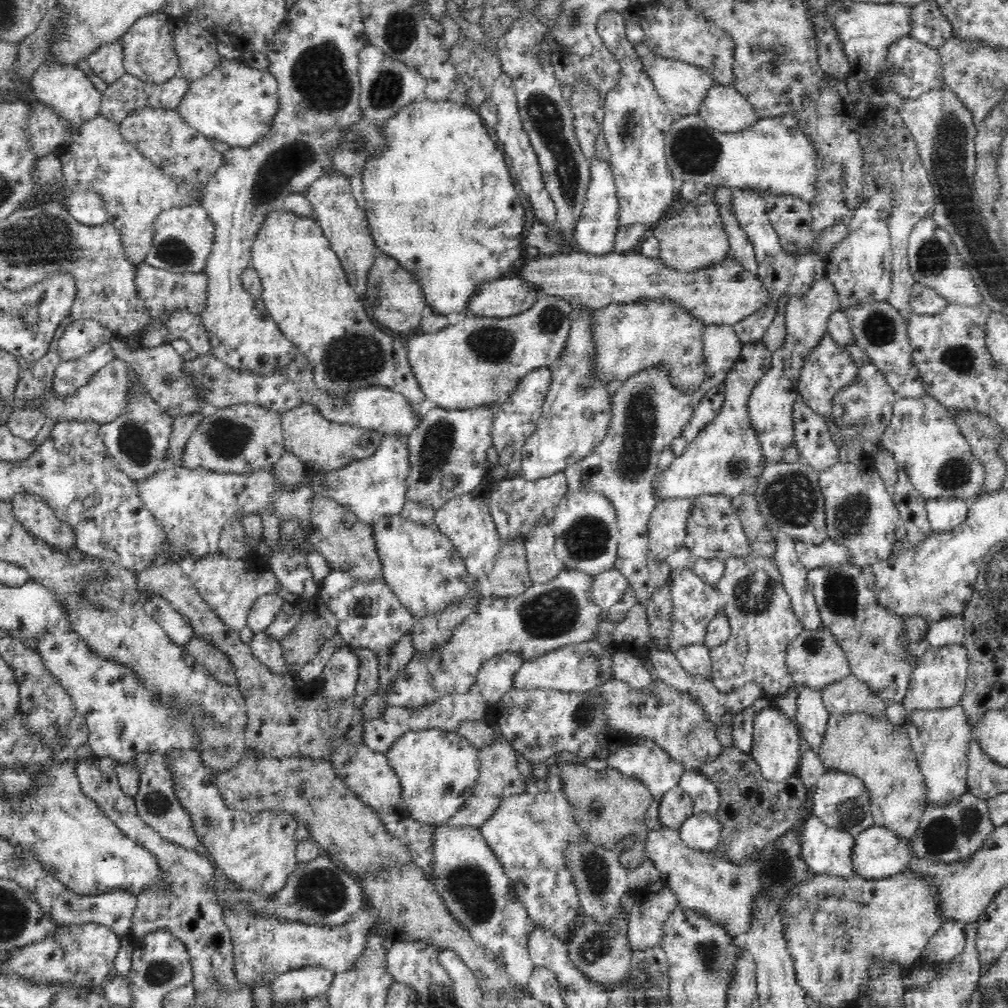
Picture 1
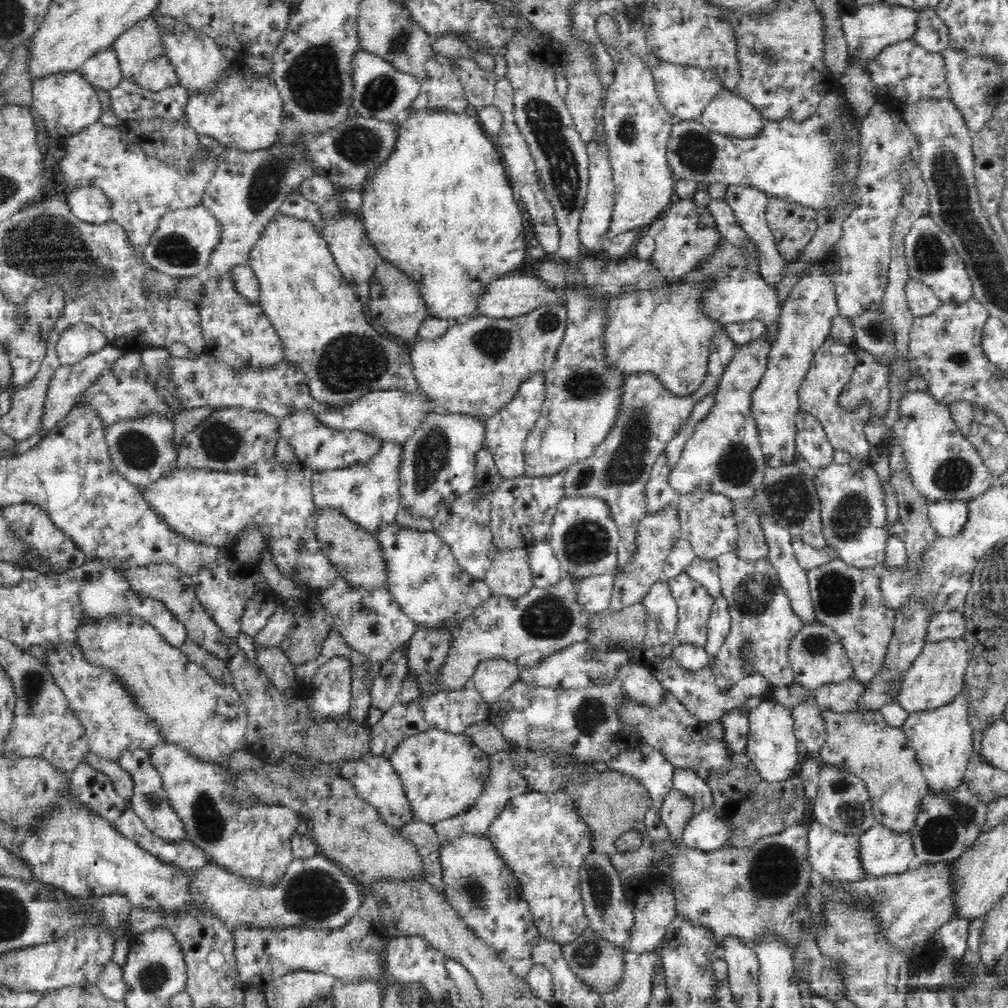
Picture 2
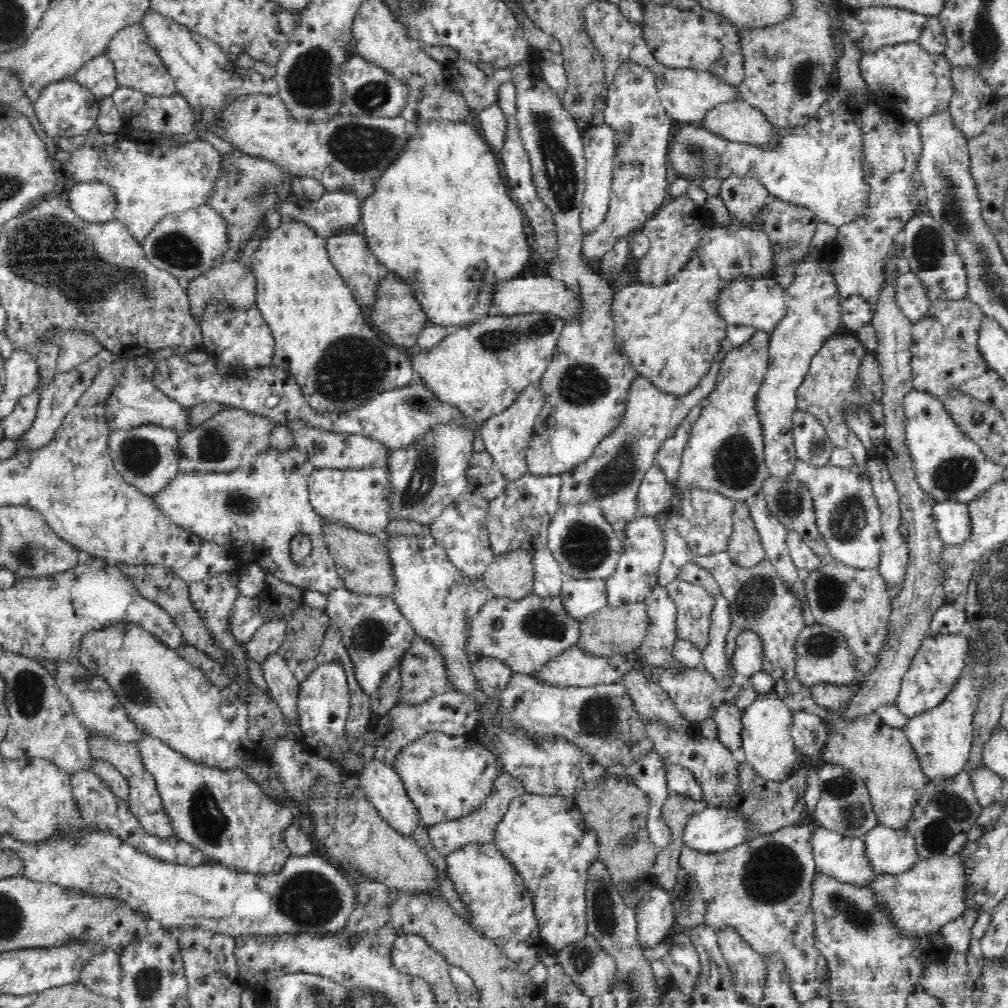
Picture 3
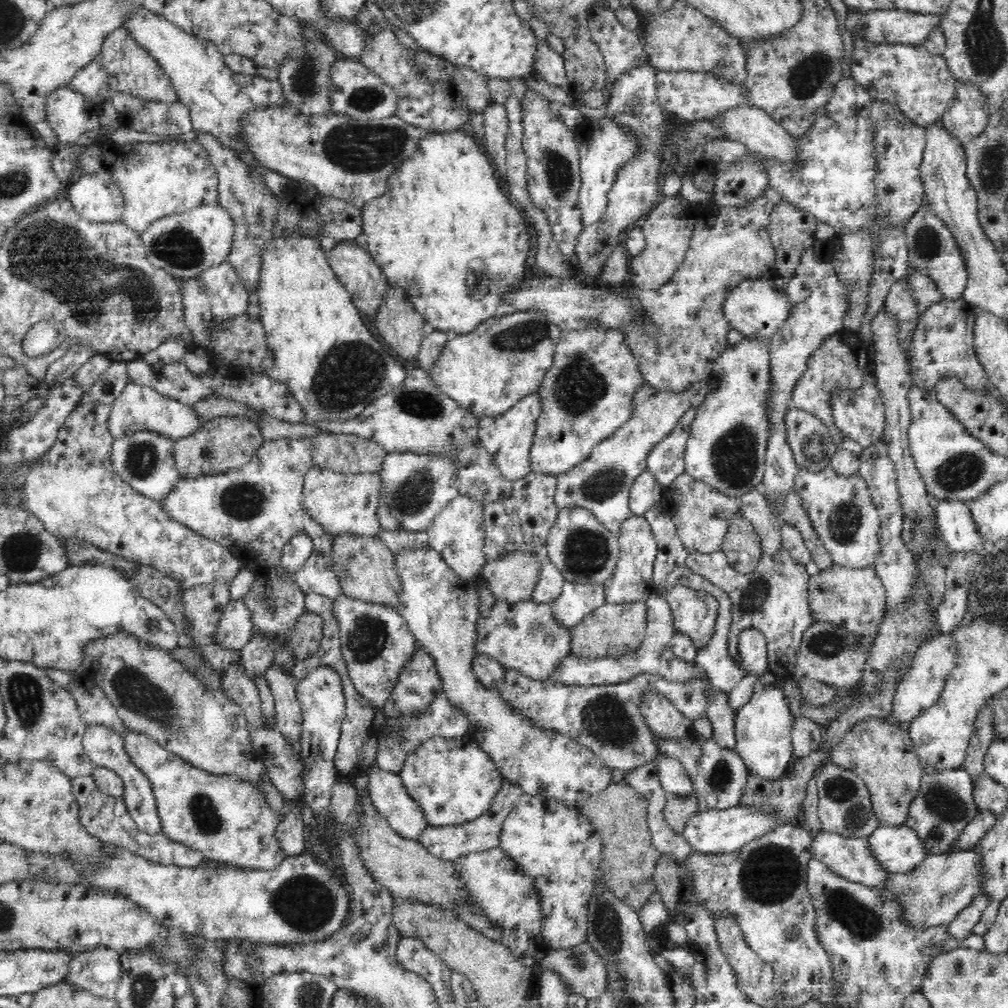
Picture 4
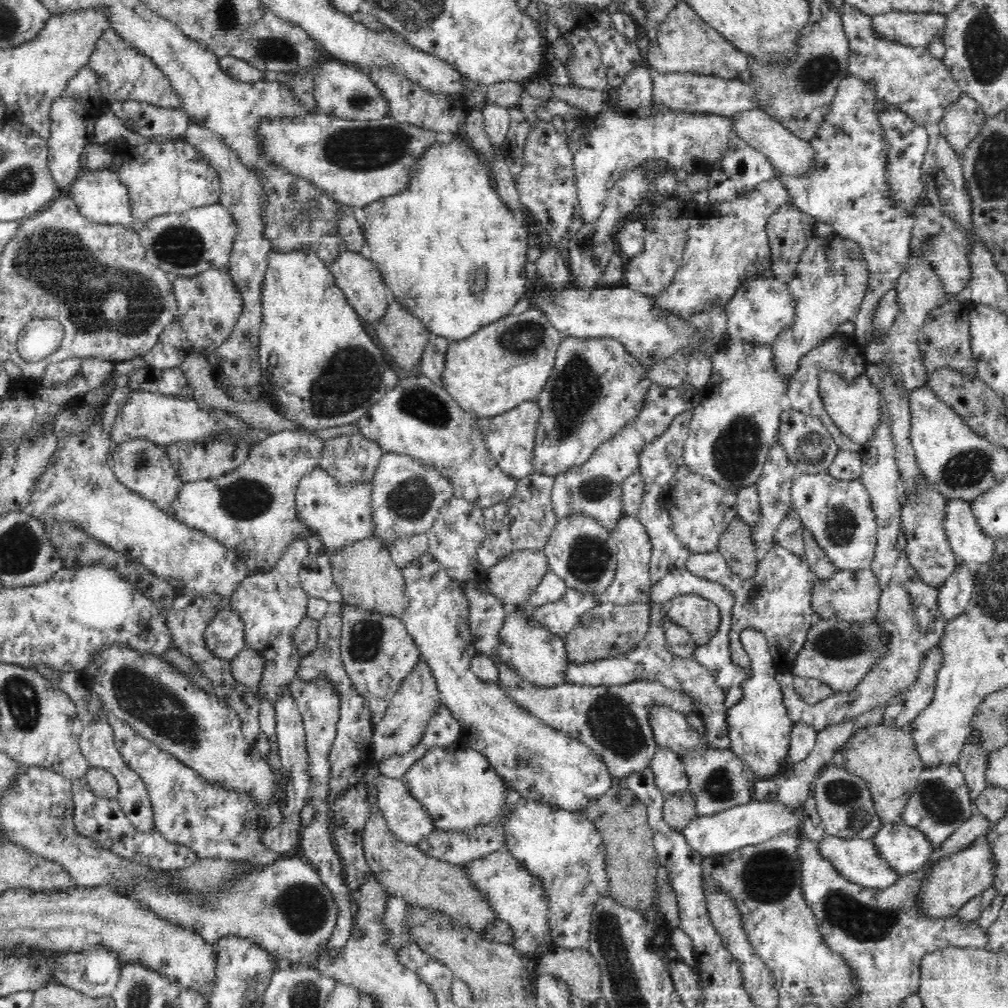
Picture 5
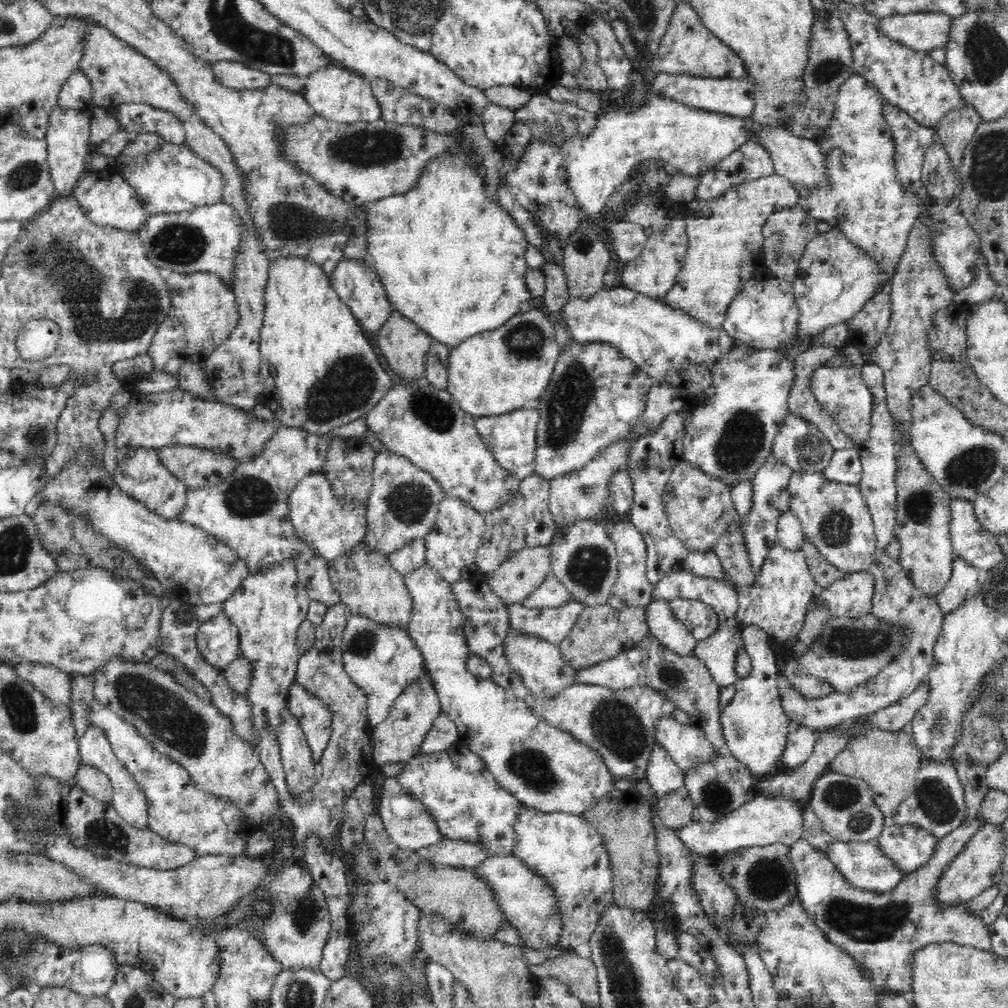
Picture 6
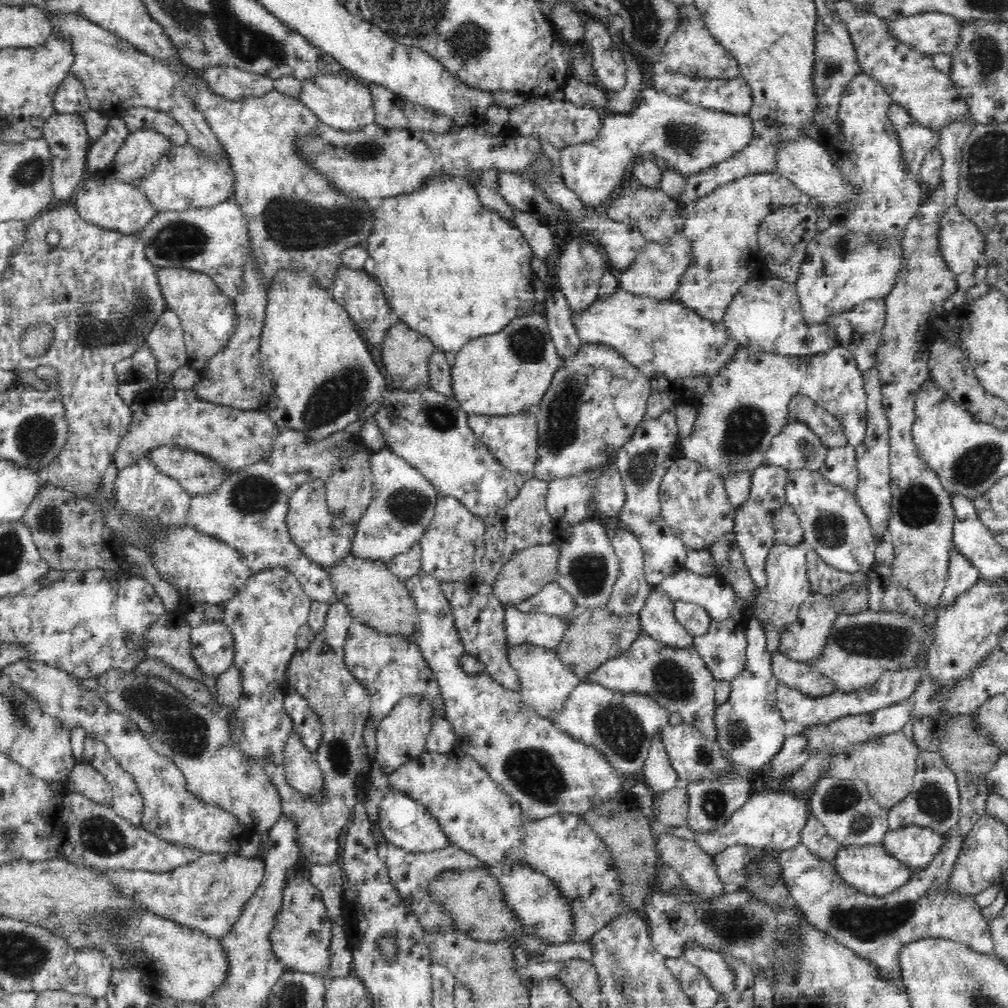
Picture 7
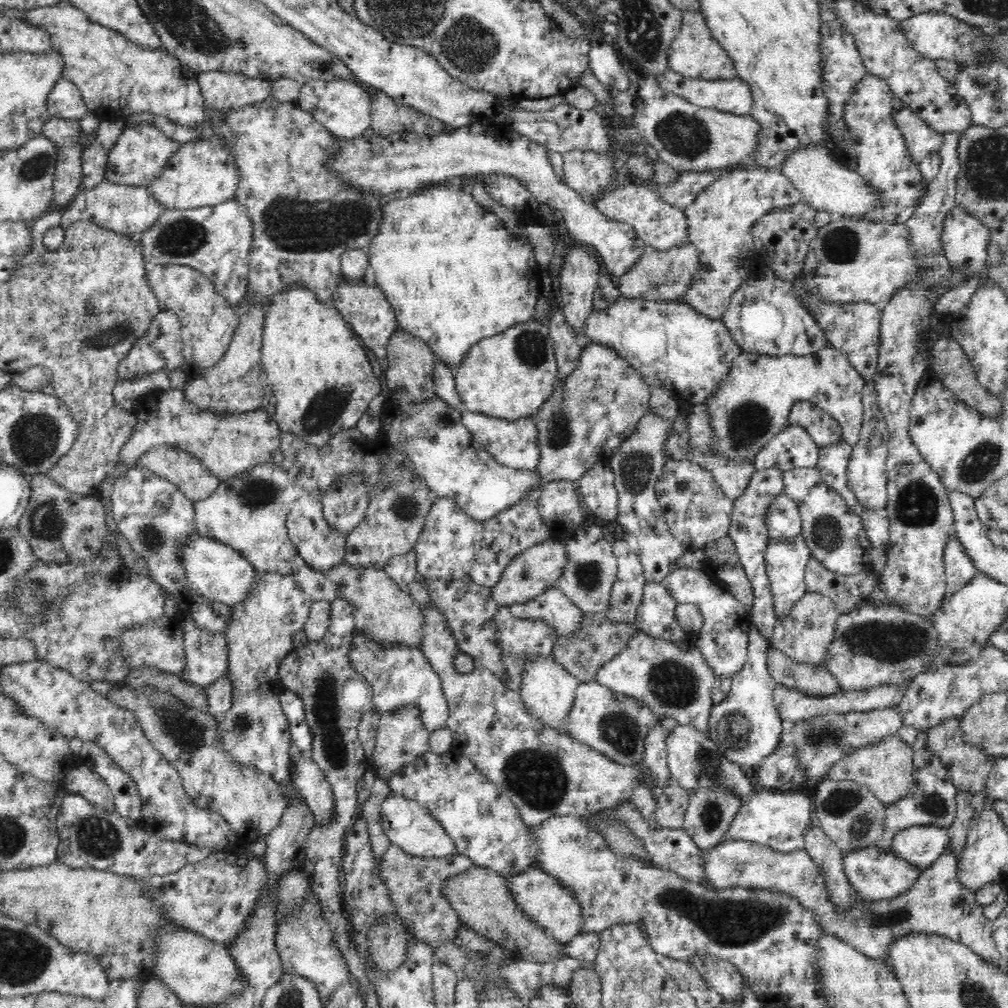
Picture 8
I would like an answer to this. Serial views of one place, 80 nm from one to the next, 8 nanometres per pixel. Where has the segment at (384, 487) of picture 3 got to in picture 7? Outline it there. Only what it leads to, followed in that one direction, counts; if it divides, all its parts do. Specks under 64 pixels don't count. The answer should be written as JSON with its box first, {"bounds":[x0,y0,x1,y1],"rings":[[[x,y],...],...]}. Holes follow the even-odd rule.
{"bounds":[287,478,359,570],"rings":[[[322,478],[308,479],[289,496],[287,526],[291,544],[299,546],[304,556],[328,570],[346,555],[351,554],[350,548],[359,524],[343,520],[340,515],[330,511],[326,501],[326,484],[327,481]]]}

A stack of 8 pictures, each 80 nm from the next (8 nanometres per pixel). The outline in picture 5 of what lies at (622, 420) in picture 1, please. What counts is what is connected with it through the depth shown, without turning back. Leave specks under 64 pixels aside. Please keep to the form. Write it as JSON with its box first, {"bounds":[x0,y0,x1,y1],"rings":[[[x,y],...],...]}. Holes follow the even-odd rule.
{"bounds":[551,384,705,531],"rings":[[[652,384],[642,398],[642,406],[638,414],[630,424],[623,426],[618,434],[597,446],[586,462],[555,476],[551,501],[558,518],[563,519],[578,511],[595,518],[608,531],[614,531],[621,522],[620,518],[625,516],[622,486],[626,478],[640,473],[642,450],[646,448],[646,444],[660,438],[679,414],[700,406],[705,392],[704,389],[689,386],[680,389],[662,389]]]}

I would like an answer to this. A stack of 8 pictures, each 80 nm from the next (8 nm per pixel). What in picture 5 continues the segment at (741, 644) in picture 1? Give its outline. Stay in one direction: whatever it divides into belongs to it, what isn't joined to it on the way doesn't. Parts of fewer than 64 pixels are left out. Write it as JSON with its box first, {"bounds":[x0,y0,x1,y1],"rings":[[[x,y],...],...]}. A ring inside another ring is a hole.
{"bounds":[662,544,821,674],"rings":[[[776,544],[774,547],[771,547],[768,551],[764,552],[764,558],[758,563],[755,575],[752,578],[745,579],[738,576],[738,573],[735,573],[728,567],[724,555],[722,555],[719,550],[704,554],[690,552],[689,557],[687,558],[686,568],[692,574],[714,582],[719,582],[719,584],[726,587],[726,590],[729,590],[732,593],[734,604],[730,636],[732,644],[731,659],[737,667],[742,667],[743,669],[750,668],[749,658],[741,645],[739,636],[744,629],[752,628],[759,630],[767,638],[771,660],[773,661],[775,670],[782,674],[792,671],[794,661],[800,650],[802,650],[803,642],[806,640],[807,630],[821,619],[811,607],[811,588],[816,582],[816,578],[812,578],[809,574],[809,564],[807,563],[806,557],[796,556],[789,550],[786,550],[786,548],[782,548],[780,545]],[[698,594],[676,595],[662,605],[668,619],[686,629],[697,645],[705,645],[718,632],[718,606]]]}

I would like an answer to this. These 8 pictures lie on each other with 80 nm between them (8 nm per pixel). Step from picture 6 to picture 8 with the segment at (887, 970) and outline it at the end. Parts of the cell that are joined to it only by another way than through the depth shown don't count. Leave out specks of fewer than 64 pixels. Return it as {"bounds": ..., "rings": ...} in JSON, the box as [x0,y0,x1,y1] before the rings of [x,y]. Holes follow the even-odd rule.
{"bounds":[705,840,1002,968],"rings":[[[734,840],[720,843],[705,850],[705,853],[706,871],[715,888],[740,886],[772,889],[787,894],[796,900],[800,908],[811,912],[821,932],[834,934],[859,953],[879,960],[890,968],[893,964],[889,947],[893,942],[910,934],[922,933],[951,938],[954,942],[966,944],[986,961],[996,965],[1002,963],[993,939],[992,921],[985,917],[983,906],[977,902],[975,893],[958,884],[959,859],[950,846],[932,866],[921,870],[917,881],[902,894],[878,900],[858,898],[848,906],[838,905],[830,897],[826,877],[804,847],[792,852],[780,852],[772,847]]]}

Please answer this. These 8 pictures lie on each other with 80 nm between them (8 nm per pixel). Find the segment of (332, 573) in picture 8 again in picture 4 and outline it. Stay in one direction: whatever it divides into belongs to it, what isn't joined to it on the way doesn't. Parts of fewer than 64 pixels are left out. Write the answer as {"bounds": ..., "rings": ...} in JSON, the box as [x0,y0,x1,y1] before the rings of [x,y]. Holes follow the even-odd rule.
{"bounds":[331,533,401,606],"rings":[[[354,533],[331,535],[333,544],[333,569],[340,579],[342,592],[362,601],[386,603],[397,606],[401,584],[395,565],[395,554],[378,536]]]}

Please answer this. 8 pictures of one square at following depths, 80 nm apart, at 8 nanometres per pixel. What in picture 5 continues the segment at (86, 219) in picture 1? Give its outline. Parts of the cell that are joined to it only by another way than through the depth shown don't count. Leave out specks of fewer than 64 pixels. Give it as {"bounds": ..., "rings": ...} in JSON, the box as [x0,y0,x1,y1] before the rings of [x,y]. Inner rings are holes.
{"bounds":[66,168,134,227],"rings":[[[110,168],[88,171],[84,176],[80,176],[68,188],[66,196],[75,202],[80,214],[90,221],[94,221],[95,223],[110,223],[113,225],[122,223],[126,227],[134,227],[131,222],[130,201],[127,198],[127,188],[119,181],[118,175]]]}

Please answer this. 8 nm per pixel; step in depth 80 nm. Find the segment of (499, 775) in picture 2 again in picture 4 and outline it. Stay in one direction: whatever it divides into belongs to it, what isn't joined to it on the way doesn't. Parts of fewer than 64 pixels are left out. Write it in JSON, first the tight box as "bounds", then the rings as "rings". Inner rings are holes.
{"bounds":[418,778,523,862],"rings":[[[503,778],[496,792],[496,798],[492,800],[492,805],[487,808],[480,816],[472,820],[463,822],[462,824],[451,824],[444,826],[430,826],[428,825],[424,831],[421,832],[418,840],[430,851],[430,854],[436,856],[438,859],[453,862],[455,859],[462,858],[463,855],[470,851],[488,850],[492,847],[499,846],[499,836],[502,823],[510,812],[511,806],[520,798],[523,789],[518,784],[512,784],[508,779]]]}

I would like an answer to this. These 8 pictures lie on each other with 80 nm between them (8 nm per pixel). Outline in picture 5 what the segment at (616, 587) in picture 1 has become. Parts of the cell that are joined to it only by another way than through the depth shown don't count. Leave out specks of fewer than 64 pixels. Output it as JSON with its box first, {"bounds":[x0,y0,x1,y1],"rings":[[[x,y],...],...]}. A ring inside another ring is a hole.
{"bounds":[524,587,604,637],"rings":[[[566,587],[562,598],[556,602],[549,602],[544,606],[524,609],[532,615],[534,621],[544,621],[546,627],[550,627],[560,637],[566,636],[575,626],[578,626],[580,619],[588,610],[600,606],[604,601],[602,594],[594,591],[584,591],[578,587]]]}

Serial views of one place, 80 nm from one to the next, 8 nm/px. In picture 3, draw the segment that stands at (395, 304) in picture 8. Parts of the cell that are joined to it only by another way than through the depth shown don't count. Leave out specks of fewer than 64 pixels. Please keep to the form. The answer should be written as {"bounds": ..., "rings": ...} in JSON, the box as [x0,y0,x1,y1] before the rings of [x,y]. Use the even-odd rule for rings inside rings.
{"bounds":[360,119,532,326],"rings":[[[420,119],[409,125],[409,137],[399,152],[399,155],[387,166],[382,174],[373,182],[373,191],[361,203],[360,225],[369,243],[370,250],[379,259],[379,263],[386,265],[389,270],[402,276],[414,288],[416,299],[422,304],[428,322],[443,326],[466,326],[485,317],[490,308],[491,294],[496,284],[502,280],[520,277],[524,264],[532,254],[526,234],[524,233],[524,214],[517,203],[510,197],[502,165],[498,164],[498,157],[480,129],[476,128],[470,119],[454,121],[454,119]]]}

